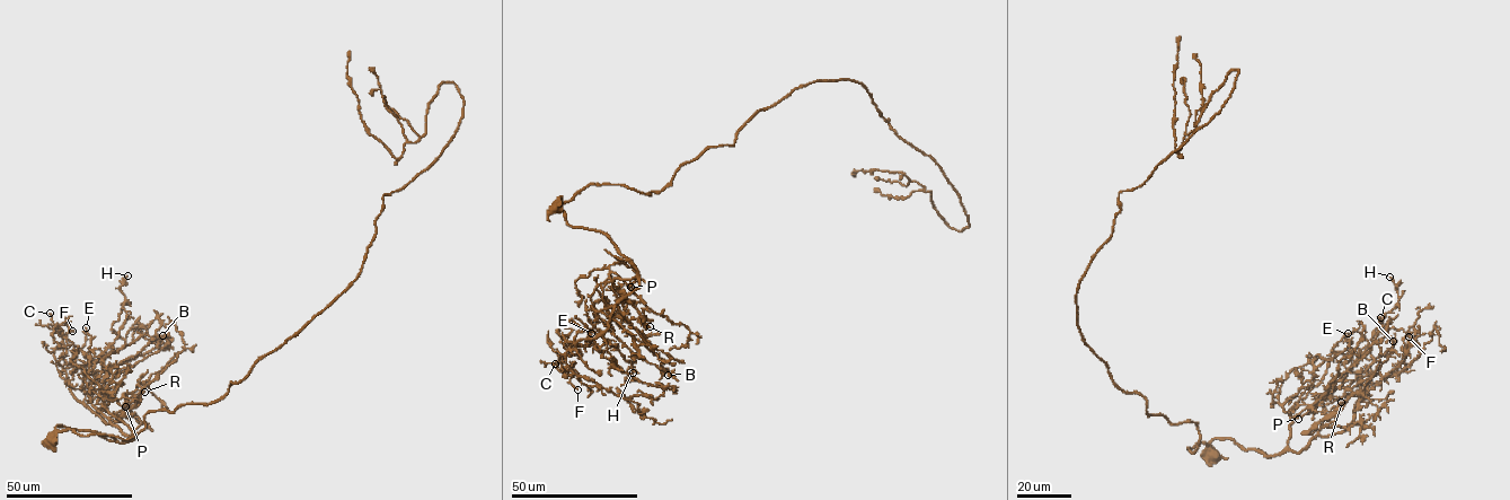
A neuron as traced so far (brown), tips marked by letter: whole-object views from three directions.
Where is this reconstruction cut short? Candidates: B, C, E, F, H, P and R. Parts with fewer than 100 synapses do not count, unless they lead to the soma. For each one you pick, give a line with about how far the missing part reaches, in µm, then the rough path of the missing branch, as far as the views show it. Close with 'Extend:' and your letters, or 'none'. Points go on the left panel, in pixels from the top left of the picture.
Extend: none

